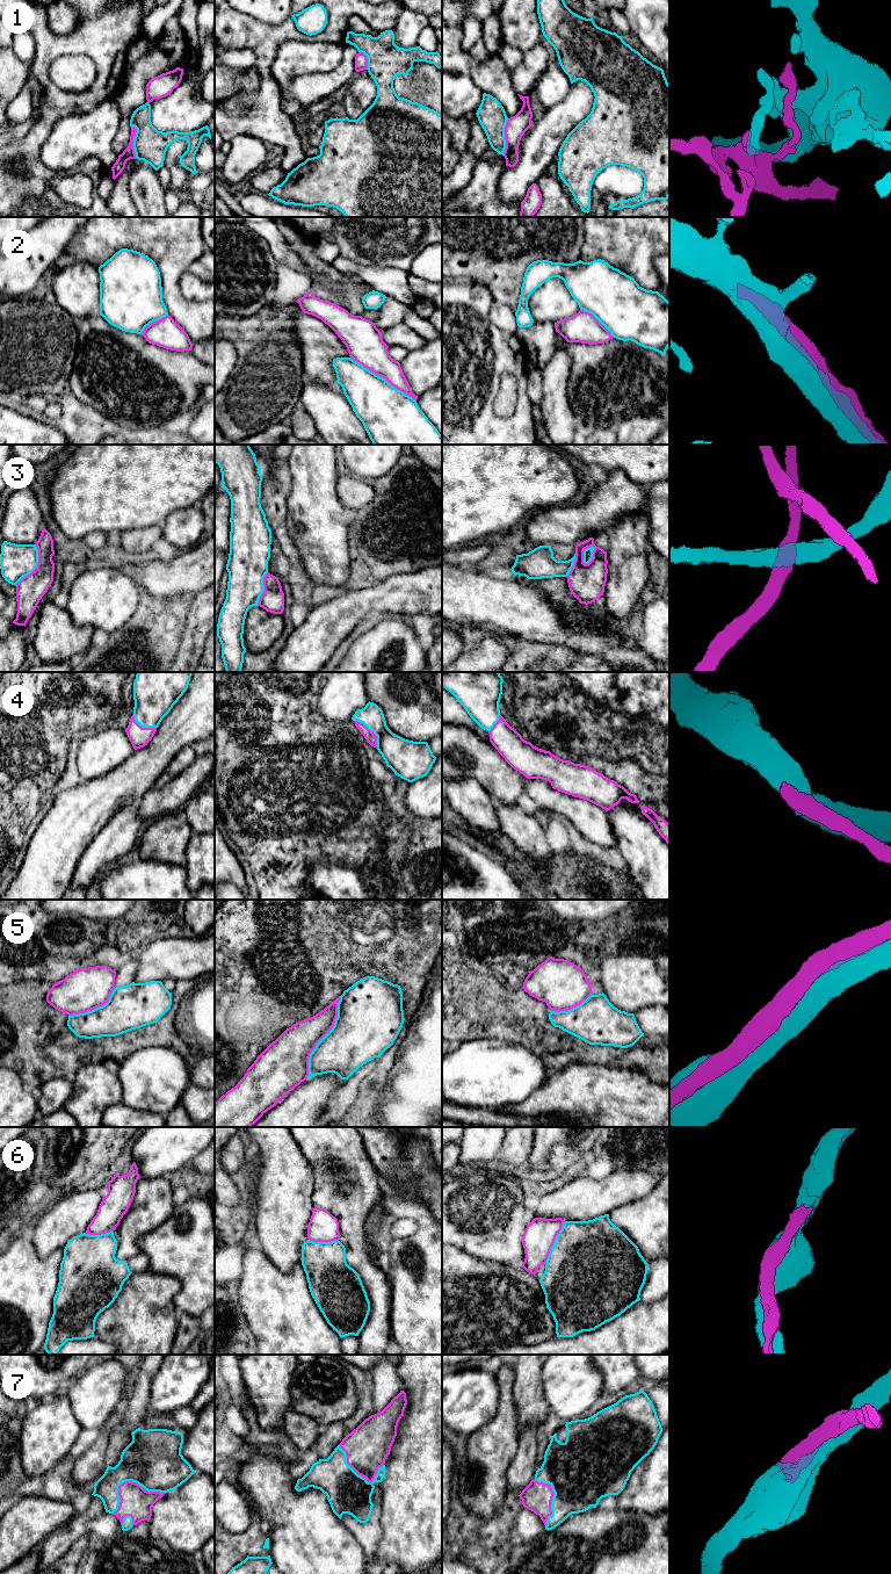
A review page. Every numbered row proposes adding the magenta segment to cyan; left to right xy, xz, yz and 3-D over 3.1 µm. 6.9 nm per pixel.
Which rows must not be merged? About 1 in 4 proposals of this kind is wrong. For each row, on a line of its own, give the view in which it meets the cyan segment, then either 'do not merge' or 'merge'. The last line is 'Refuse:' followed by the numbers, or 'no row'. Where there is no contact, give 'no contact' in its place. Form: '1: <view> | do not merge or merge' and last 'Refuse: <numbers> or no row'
1: yz | do not merge
2: xz | merge
3: xy | do not merge
4: xz | merge
5: xz | do not merge
6: yz | merge
7: xy | merge
Refuse: 1, 3, 5

